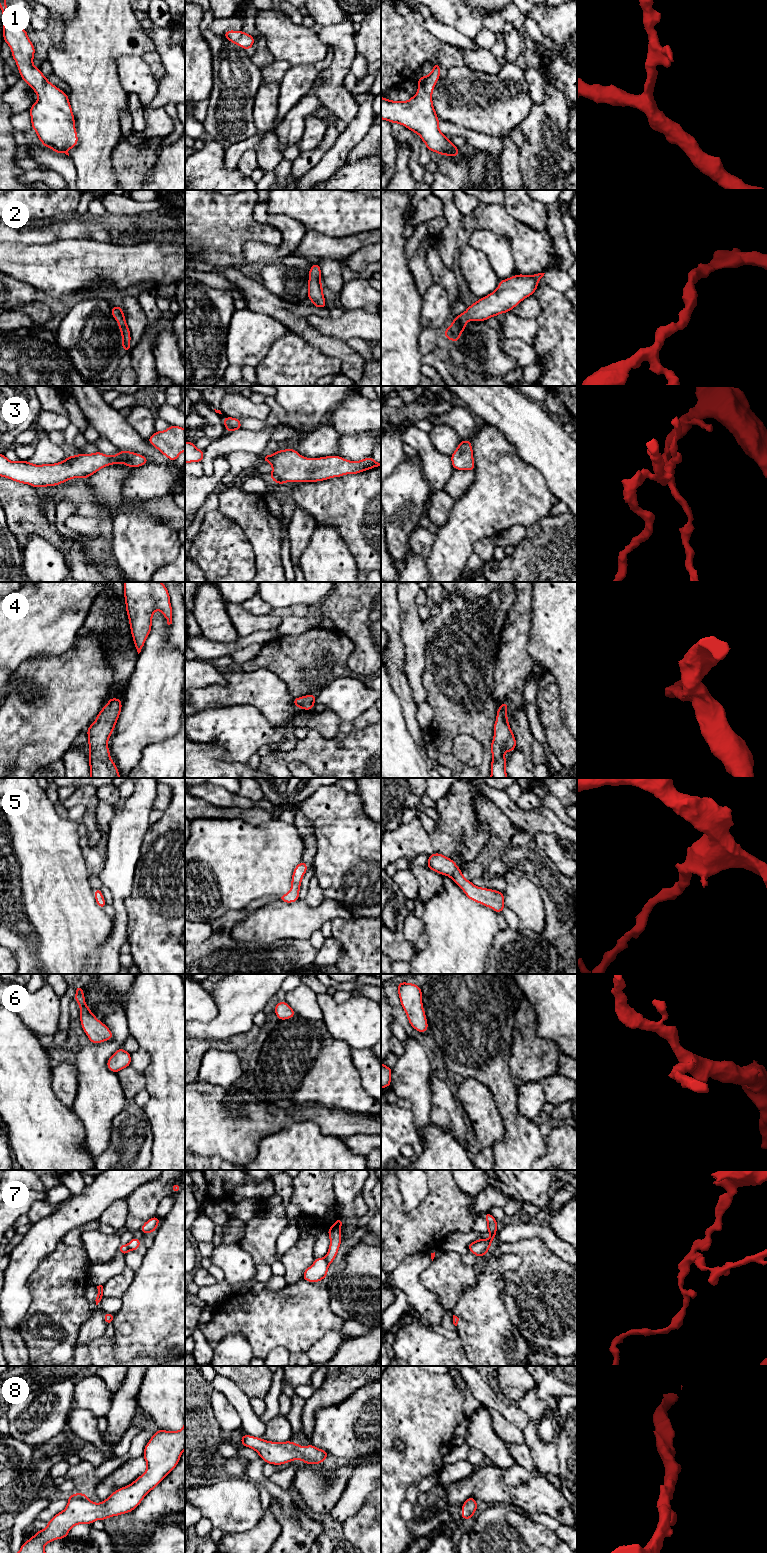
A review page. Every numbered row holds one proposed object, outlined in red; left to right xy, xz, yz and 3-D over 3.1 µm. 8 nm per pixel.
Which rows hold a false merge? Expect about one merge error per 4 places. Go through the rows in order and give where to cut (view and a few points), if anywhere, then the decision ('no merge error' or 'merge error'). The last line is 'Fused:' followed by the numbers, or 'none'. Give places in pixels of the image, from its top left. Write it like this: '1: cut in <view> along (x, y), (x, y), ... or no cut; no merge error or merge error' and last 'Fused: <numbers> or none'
1: no cut; no merge error
2: no cut; no merge error
3: no cut; no merge error
4: no cut; no merge error
5: no cut; no merge error
6: no cut; no merge error
7: cut in xz along (323, 1258), (328, 1264); merge error
8: no cut; no merge error
Fused: 7

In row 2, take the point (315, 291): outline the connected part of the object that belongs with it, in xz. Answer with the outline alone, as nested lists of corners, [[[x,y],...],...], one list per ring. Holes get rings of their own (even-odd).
[[[314,263],[308,271],[308,297],[313,302],[313,306],[325,308],[326,301],[324,299],[323,288],[321,283],[321,269],[318,263]]]

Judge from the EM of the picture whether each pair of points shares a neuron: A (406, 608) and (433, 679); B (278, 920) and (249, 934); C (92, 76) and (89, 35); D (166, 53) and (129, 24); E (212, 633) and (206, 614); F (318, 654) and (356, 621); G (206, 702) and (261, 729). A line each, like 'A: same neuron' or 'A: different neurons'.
A: different neurons
B: same neuron
C: same neuron
D: different neurons
E: same neuron
F: different neurons
G: different neurons

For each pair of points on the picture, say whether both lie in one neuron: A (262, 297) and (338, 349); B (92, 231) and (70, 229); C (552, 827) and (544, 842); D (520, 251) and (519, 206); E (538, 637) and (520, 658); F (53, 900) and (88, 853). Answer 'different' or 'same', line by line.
A: same
B: same
C: different
D: different
E: different
F: different

